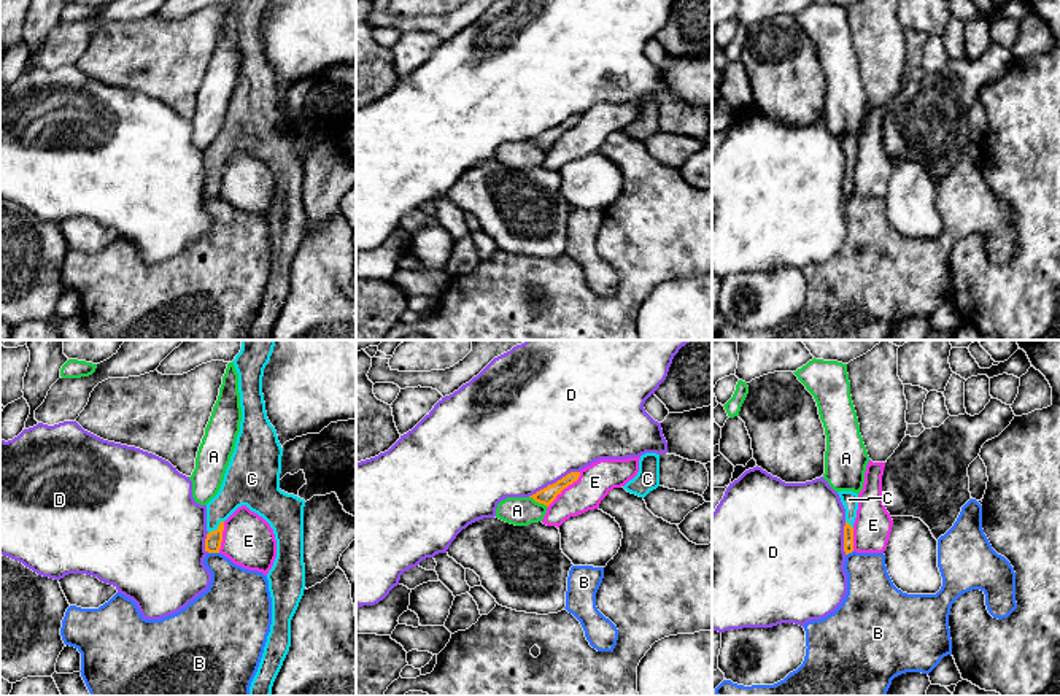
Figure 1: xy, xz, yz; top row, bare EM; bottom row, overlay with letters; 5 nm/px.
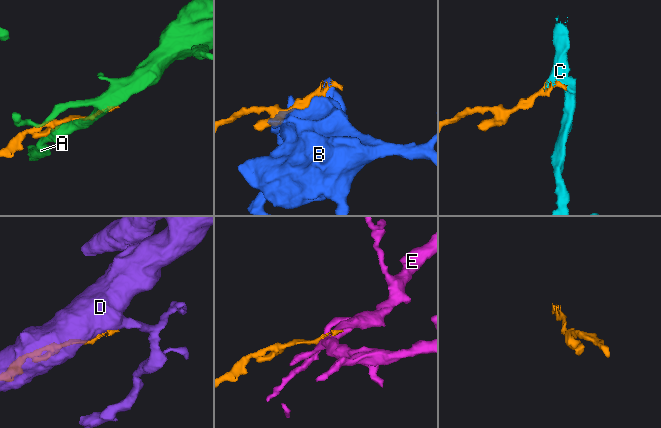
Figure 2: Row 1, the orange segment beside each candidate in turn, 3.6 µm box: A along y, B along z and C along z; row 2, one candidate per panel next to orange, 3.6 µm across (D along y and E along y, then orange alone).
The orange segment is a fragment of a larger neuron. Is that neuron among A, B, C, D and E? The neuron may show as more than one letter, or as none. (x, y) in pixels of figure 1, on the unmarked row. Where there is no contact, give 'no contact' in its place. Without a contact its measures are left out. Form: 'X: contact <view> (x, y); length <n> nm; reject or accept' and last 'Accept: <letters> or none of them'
A: contact xz (539, 146); length 110 nm; reject
B: contact xy (213, 196); length 60 nm; reject
C: contact xy (218, 172); length 100 nm; accept
D: contact xz (553, 127); length 300 nm; reject
E: contact xz (564, 131); length 240 nm; reject
Accept: C

